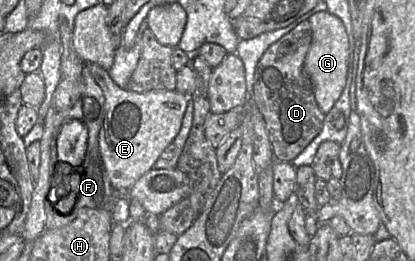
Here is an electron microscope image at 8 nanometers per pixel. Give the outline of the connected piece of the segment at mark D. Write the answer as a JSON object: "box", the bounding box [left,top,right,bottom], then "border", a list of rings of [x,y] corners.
{"box":[251,21,326,162],"border":[[[303,21],[272,44],[262,55],[256,67],[251,98],[264,118],[274,159],[277,161],[292,162],[320,133],[323,127],[326,114],[320,110],[316,102],[311,80],[304,68],[304,61],[311,42],[310,21]]]}

